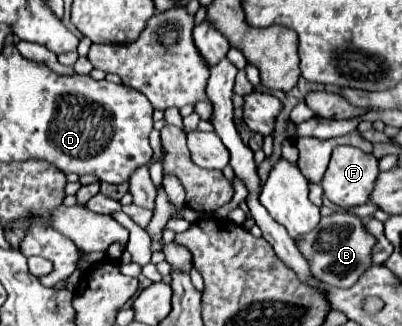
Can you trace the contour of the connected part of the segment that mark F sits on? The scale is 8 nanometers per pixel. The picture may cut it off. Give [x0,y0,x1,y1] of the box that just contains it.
[321,146,379,208]

